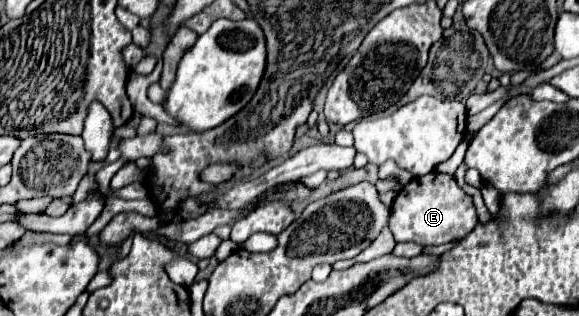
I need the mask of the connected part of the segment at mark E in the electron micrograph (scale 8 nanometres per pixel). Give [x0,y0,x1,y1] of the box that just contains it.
[390,172,478,246]

